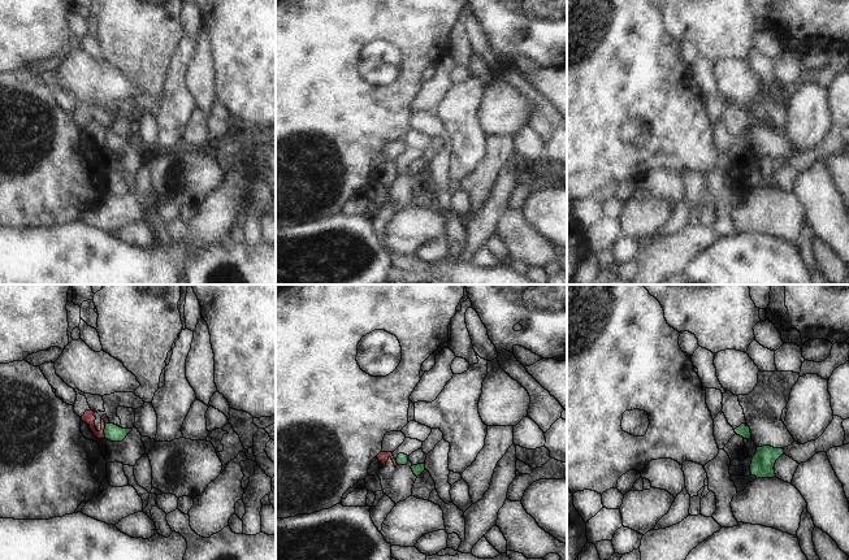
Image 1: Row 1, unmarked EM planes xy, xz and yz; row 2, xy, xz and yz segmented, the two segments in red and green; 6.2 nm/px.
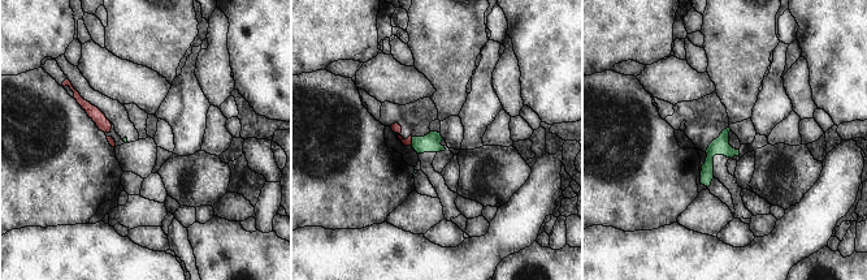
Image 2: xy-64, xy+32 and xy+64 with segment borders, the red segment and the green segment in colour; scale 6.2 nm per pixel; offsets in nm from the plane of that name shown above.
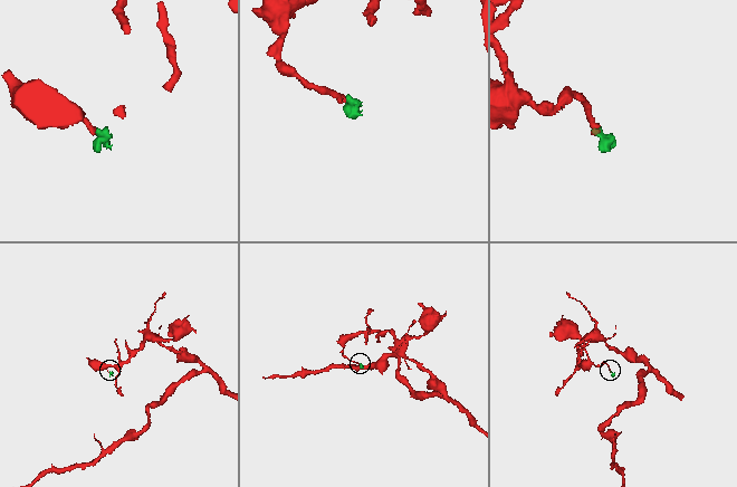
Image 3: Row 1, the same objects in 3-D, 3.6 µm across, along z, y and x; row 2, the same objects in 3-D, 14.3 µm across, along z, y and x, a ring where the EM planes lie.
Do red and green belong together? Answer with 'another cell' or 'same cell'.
another cell

